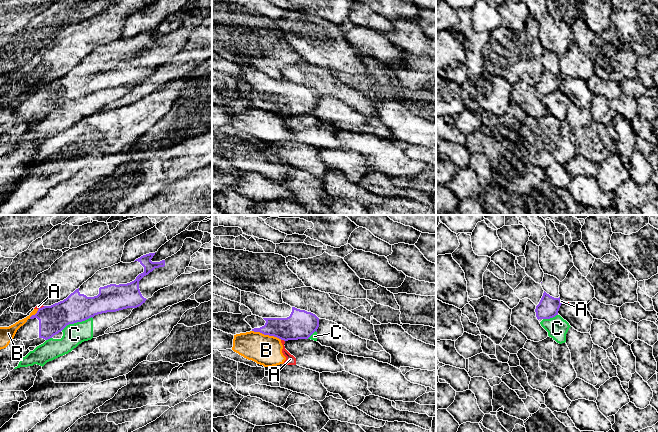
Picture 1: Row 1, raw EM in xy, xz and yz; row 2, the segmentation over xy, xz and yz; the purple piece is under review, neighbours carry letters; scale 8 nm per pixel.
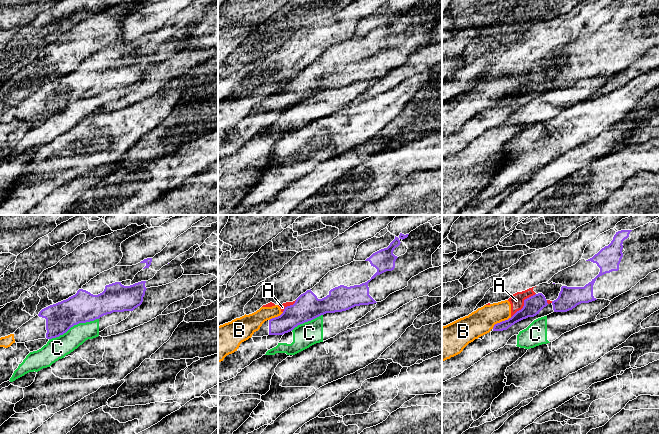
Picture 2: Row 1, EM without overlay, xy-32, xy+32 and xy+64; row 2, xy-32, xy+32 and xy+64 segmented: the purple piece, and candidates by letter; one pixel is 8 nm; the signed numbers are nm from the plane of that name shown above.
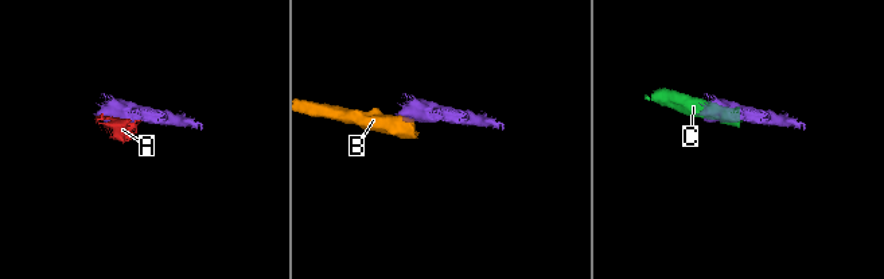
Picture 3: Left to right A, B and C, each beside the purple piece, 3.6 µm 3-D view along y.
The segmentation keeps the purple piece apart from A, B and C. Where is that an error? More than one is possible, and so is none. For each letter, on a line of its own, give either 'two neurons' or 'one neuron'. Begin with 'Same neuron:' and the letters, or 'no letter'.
Same neuron: no letter
A: two neurons
B: two neurons
C: two neurons

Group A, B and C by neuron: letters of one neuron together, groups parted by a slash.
A B / C

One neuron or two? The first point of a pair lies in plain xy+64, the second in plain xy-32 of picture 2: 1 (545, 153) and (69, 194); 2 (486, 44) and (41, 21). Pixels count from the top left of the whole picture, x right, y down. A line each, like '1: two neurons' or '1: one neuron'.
1: two neurons
2: one neuron

